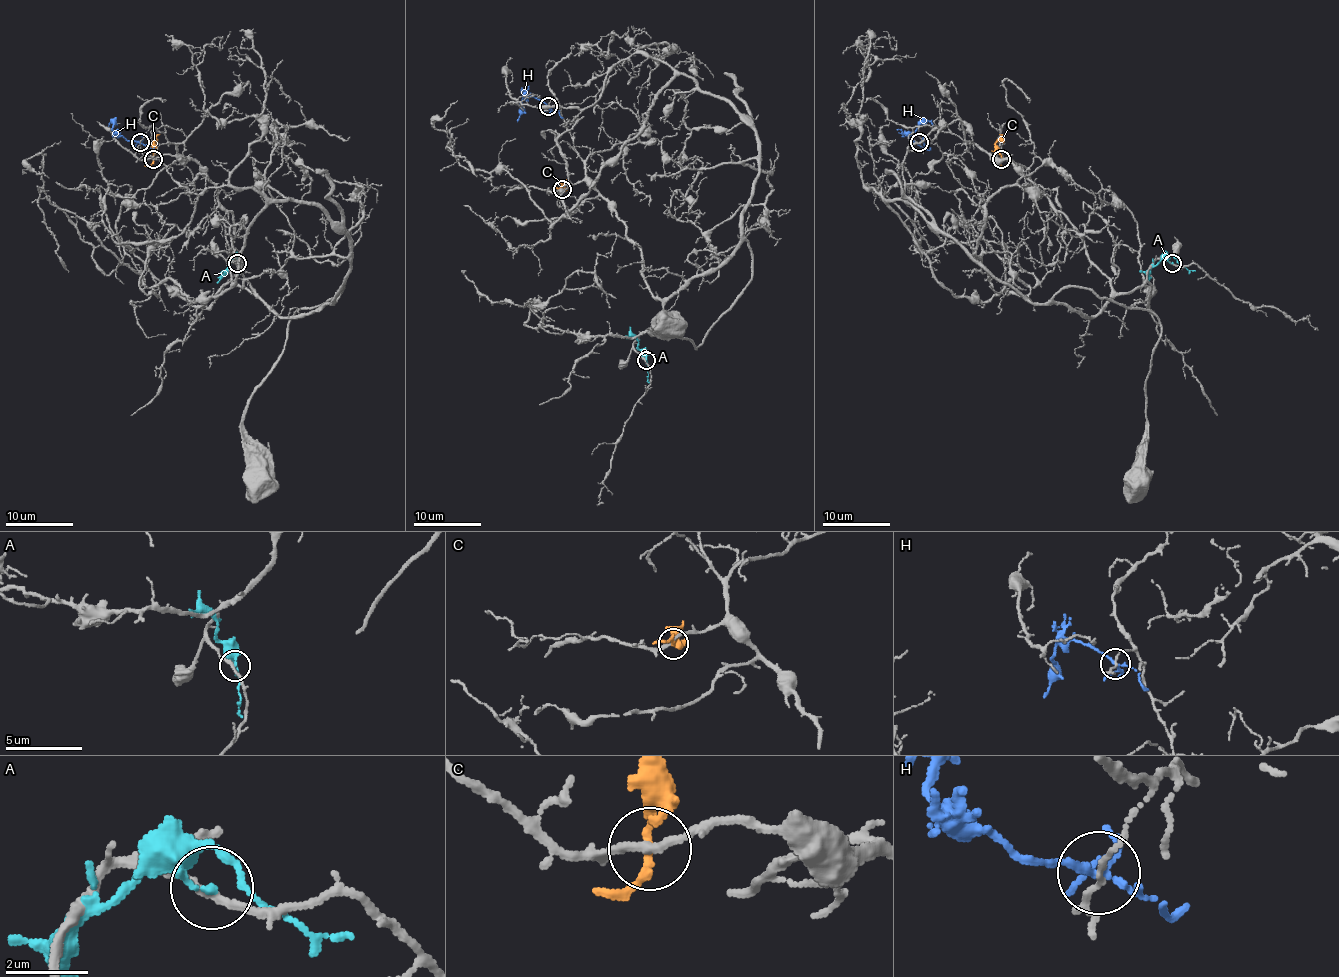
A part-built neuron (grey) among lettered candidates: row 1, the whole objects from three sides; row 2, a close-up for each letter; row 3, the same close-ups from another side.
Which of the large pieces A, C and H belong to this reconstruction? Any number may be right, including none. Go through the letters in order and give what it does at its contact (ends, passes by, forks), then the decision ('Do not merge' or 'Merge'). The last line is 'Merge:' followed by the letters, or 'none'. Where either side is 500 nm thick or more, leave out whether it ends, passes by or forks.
A: It ends there. Do not merge
C: It passes by. Do not merge
H: It forks there. Do not merge
Merge: none

